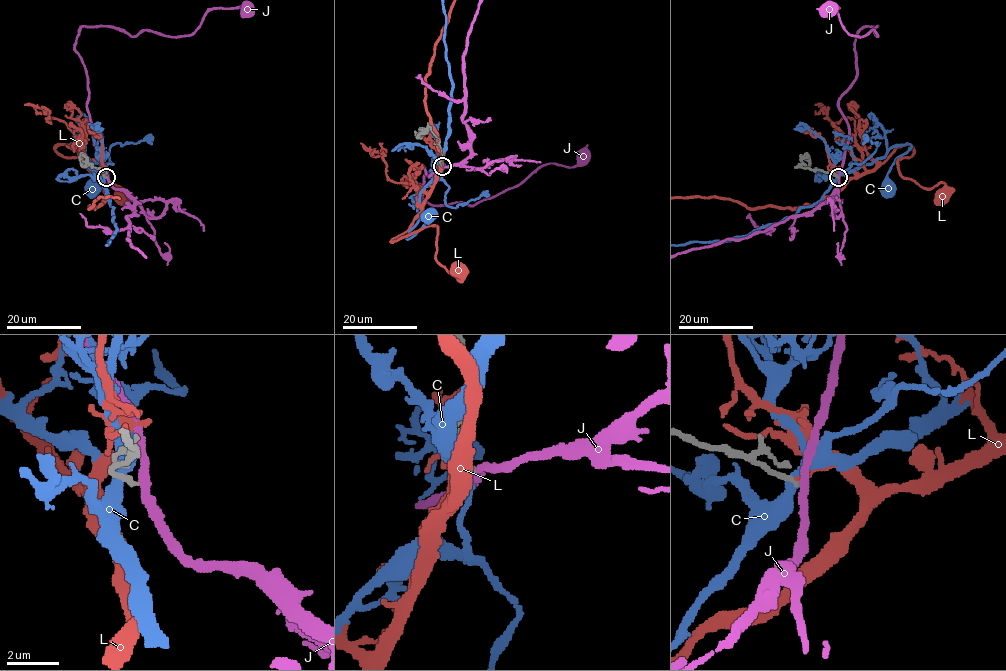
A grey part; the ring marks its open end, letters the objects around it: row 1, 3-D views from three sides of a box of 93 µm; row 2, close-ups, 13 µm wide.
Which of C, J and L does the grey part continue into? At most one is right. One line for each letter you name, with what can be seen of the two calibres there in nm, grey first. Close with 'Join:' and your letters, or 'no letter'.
Join: no letter

